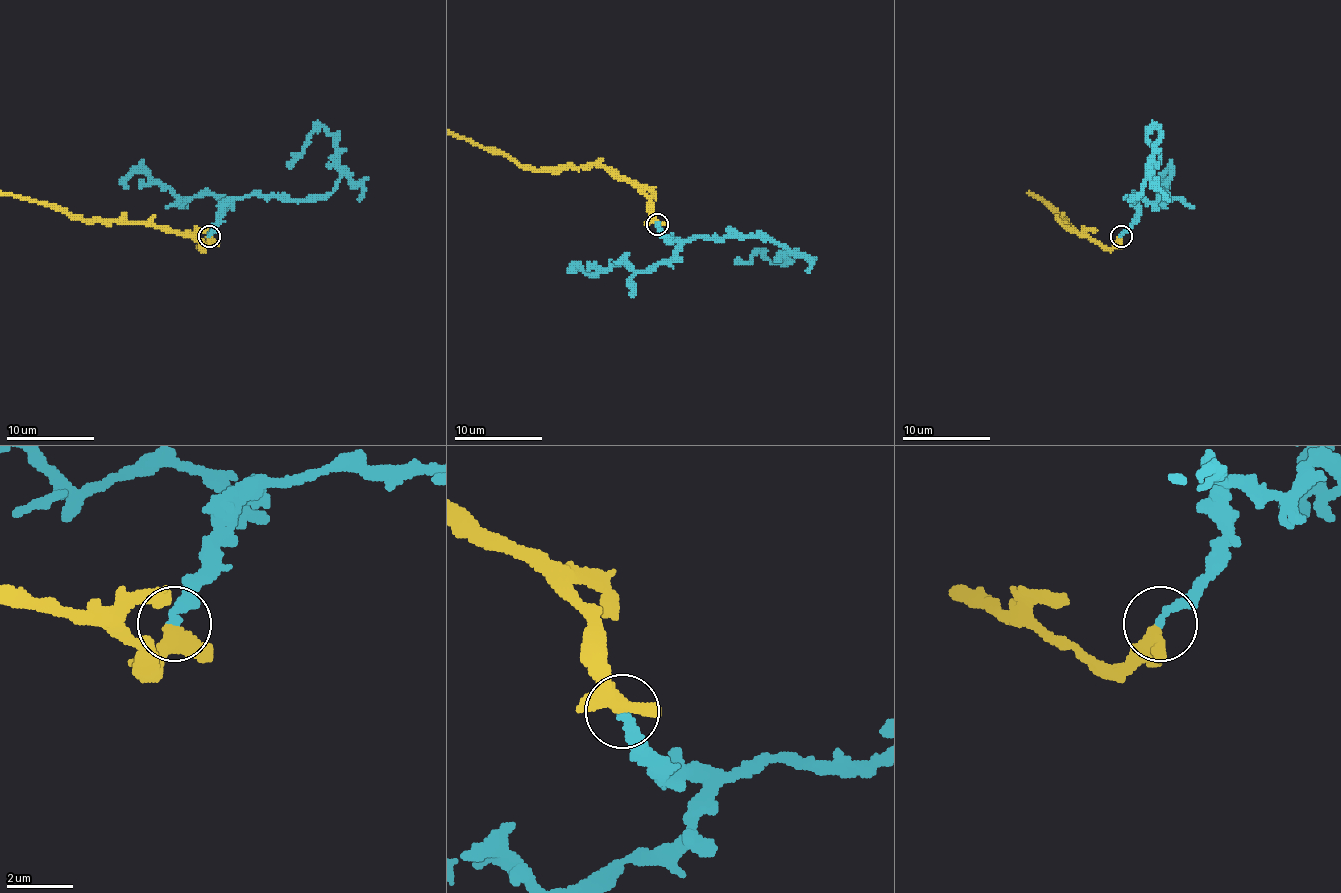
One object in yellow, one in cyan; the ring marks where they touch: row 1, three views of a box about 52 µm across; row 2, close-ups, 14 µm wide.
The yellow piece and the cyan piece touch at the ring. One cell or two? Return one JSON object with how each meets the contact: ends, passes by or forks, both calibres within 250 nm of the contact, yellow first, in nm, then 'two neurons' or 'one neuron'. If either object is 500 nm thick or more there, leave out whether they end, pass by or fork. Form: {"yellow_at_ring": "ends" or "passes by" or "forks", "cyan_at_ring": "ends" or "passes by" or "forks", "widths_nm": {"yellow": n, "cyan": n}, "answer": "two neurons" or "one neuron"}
{"yellow_at_ring": "passes by", "cyan_at_ring": "ends", "widths_nm": {"yellow": 400, "cyan": 280}, "answer": "one neuron"}

